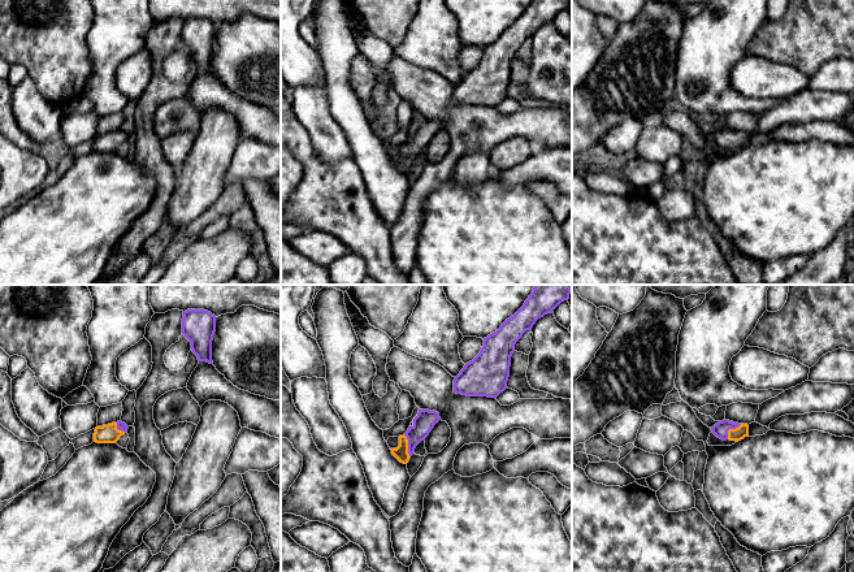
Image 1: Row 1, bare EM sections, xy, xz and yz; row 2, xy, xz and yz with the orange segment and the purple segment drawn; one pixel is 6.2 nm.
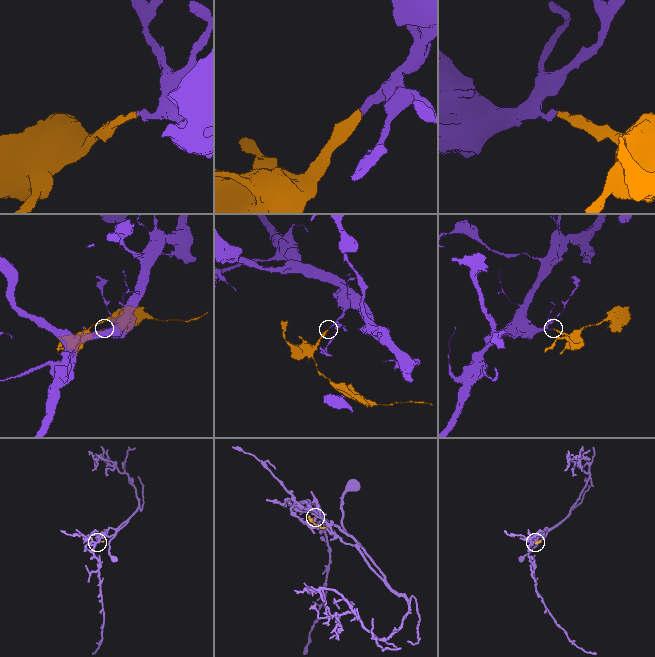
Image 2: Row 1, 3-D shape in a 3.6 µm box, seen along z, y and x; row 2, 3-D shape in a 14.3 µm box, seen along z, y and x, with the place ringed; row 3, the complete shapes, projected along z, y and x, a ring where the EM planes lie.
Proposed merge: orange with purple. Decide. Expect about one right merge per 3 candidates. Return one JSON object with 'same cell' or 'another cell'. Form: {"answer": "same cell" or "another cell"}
{"answer": "same cell"}

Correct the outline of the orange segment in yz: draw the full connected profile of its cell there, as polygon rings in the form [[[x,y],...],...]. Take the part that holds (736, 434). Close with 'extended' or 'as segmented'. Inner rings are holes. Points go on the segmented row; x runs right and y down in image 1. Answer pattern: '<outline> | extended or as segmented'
[[[723,420],[711,428],[712,433],[723,441],[741,441],[749,437],[749,425],[738,424],[729,420]]] | extended

